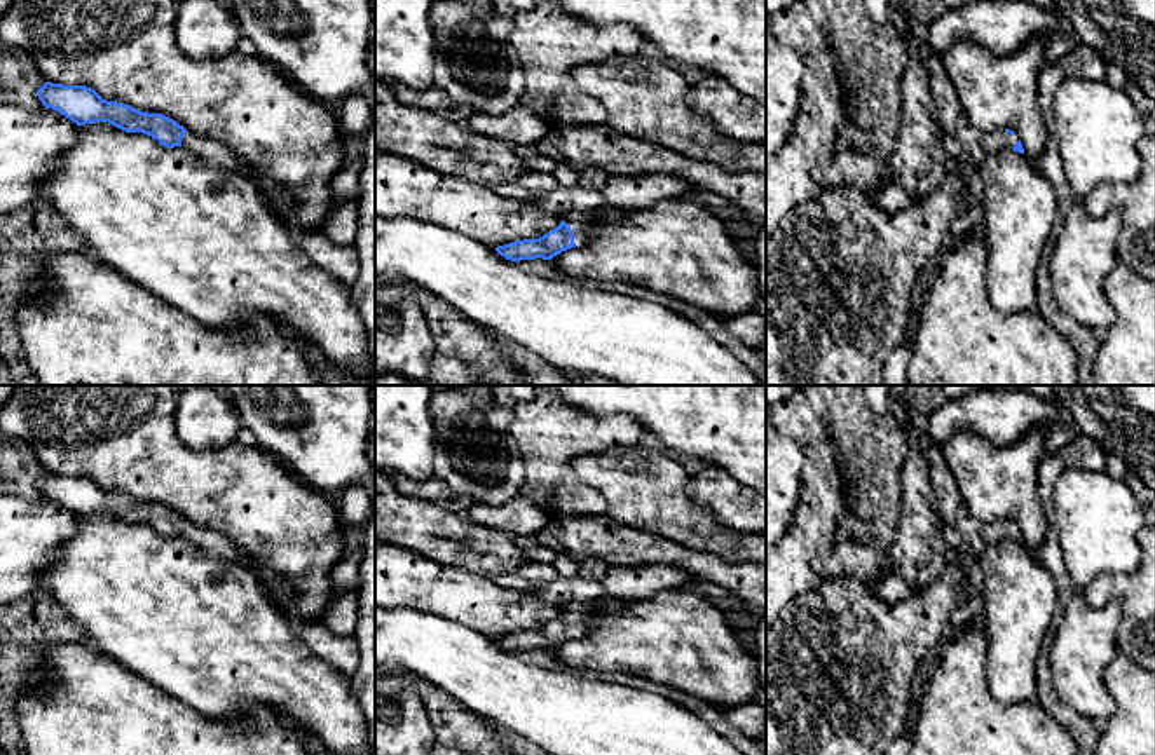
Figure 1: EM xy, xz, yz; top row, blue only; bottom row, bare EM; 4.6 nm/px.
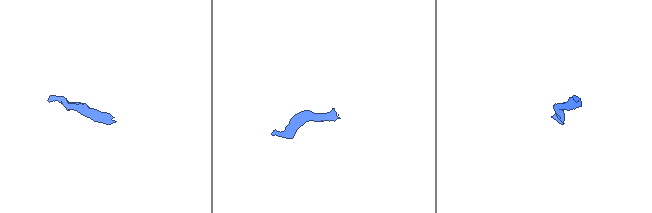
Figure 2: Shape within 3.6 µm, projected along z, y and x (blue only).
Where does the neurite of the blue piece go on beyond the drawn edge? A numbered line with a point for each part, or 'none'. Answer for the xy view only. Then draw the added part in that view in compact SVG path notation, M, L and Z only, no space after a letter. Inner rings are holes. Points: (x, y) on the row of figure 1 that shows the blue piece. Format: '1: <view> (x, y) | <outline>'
1: xy (210, 150) | M187 131L181 138L181 148L204 159L206 162L220 166L222 169L236 171L258 185L258 178L251 173L251 169L248 169L237 155L215 139L201 138Z

